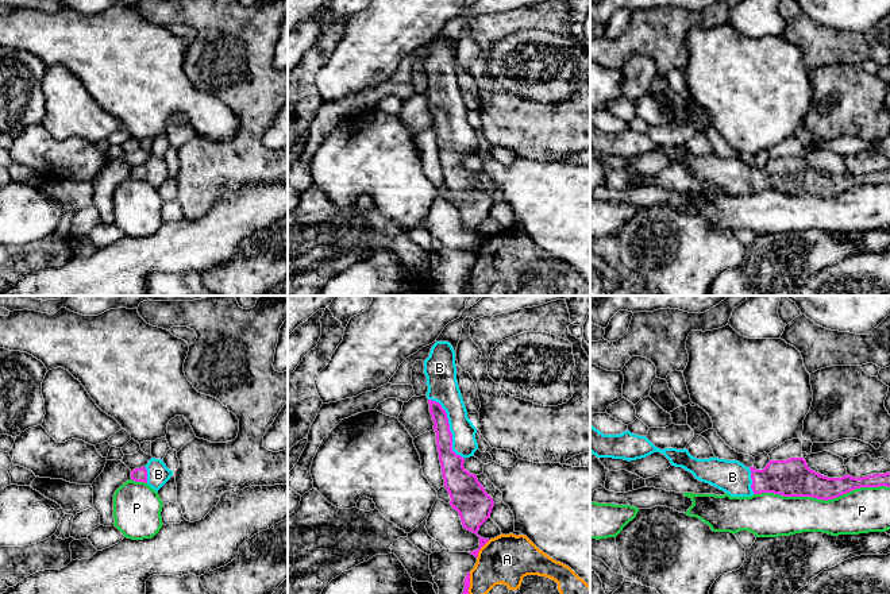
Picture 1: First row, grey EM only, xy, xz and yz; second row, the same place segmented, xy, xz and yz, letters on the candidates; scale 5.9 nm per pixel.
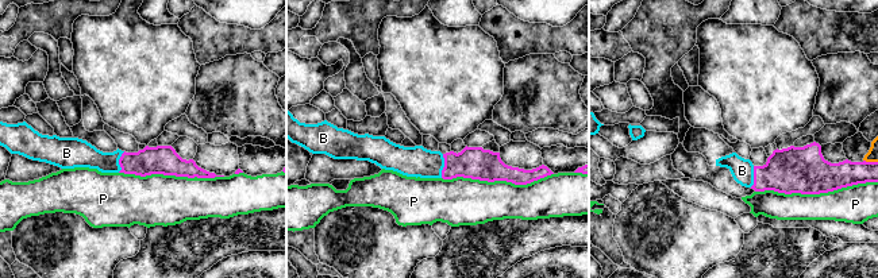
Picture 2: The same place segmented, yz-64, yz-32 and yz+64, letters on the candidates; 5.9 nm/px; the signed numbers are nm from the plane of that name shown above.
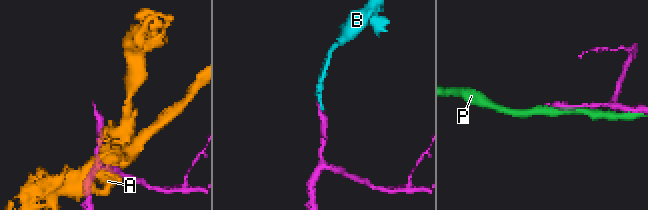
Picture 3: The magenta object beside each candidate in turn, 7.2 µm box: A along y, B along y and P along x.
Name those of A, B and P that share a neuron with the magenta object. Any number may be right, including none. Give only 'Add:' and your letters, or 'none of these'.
Add: B

